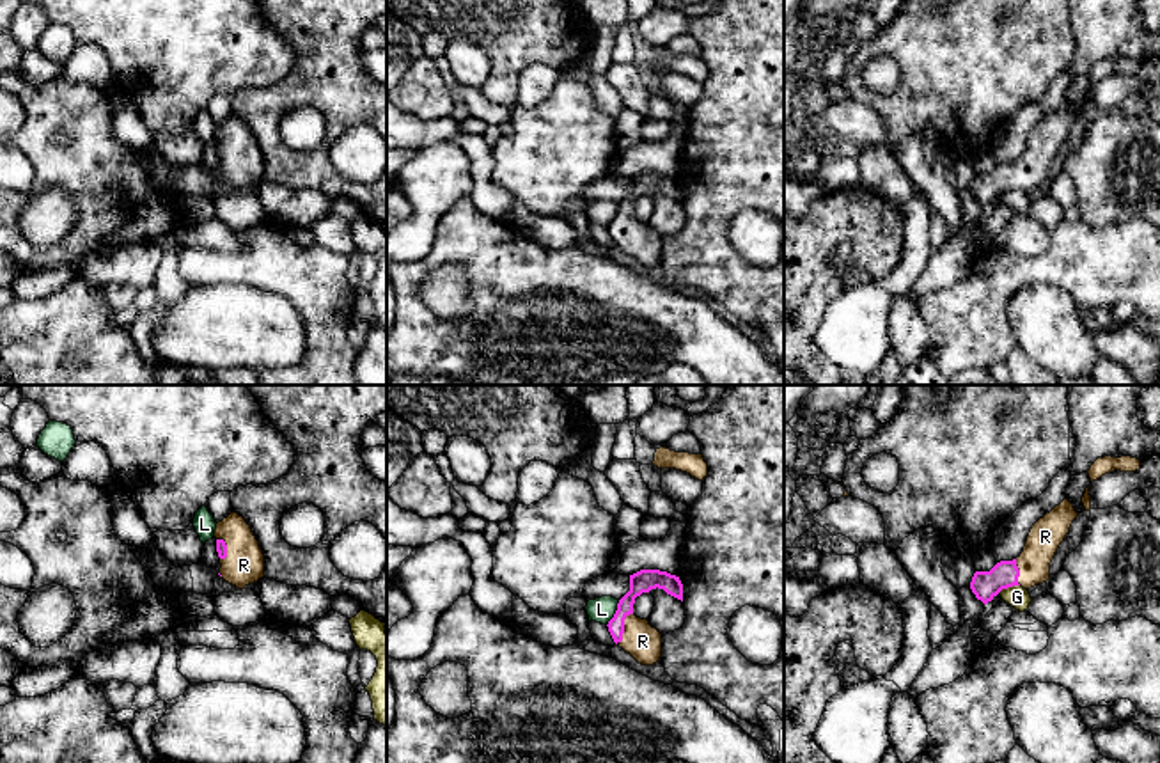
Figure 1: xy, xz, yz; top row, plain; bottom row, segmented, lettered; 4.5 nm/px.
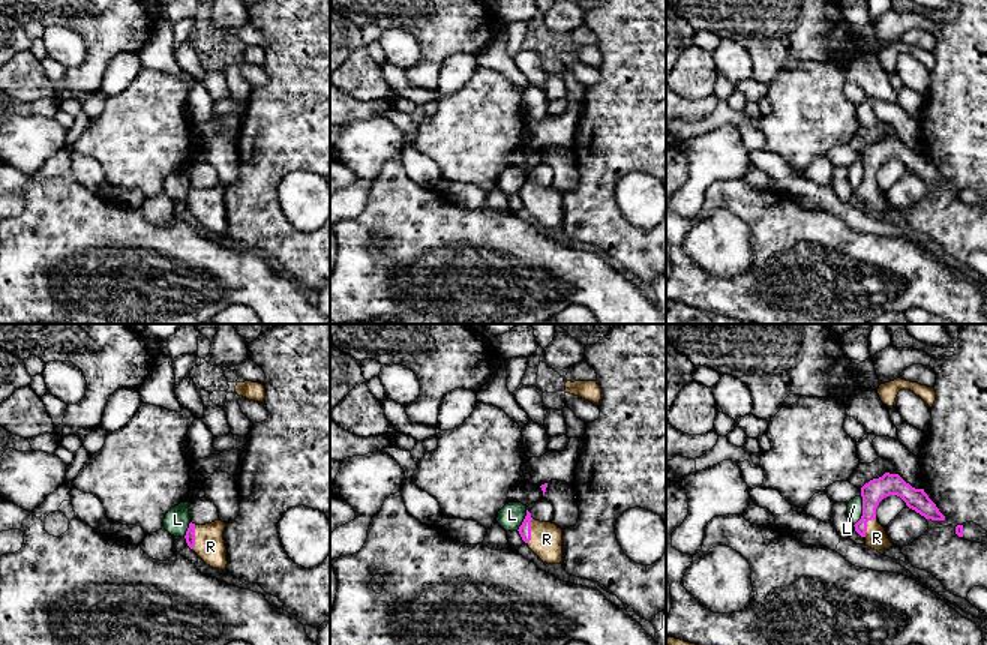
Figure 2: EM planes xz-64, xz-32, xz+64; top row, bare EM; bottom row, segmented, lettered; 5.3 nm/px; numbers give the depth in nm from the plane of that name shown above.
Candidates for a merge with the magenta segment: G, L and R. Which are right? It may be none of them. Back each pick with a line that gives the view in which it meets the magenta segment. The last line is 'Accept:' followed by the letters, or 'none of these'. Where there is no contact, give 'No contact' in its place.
R: Touches magenta in xz
Accept: R

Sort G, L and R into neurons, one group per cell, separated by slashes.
G / L / R

